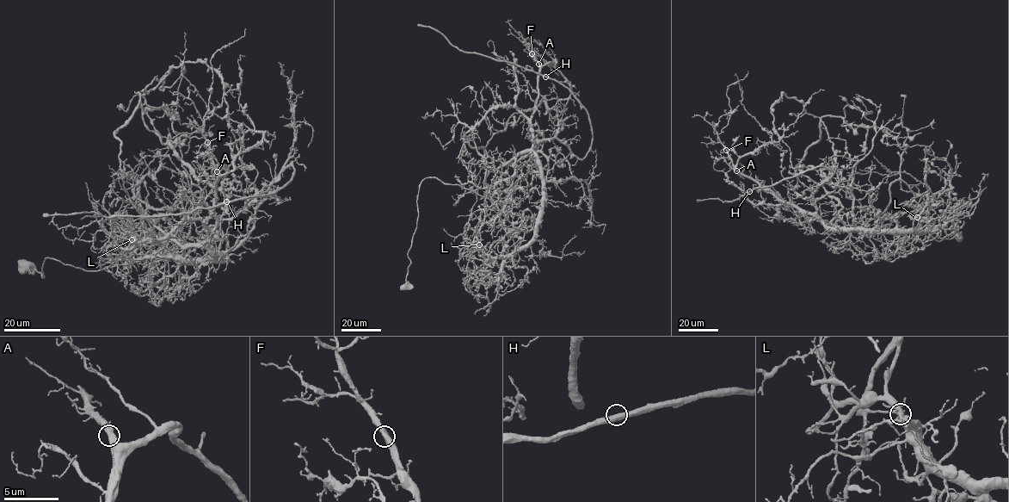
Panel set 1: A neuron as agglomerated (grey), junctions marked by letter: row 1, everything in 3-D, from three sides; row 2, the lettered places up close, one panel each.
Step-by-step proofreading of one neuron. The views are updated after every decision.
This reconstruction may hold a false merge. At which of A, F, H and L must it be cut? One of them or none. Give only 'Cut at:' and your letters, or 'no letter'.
Cut at: L

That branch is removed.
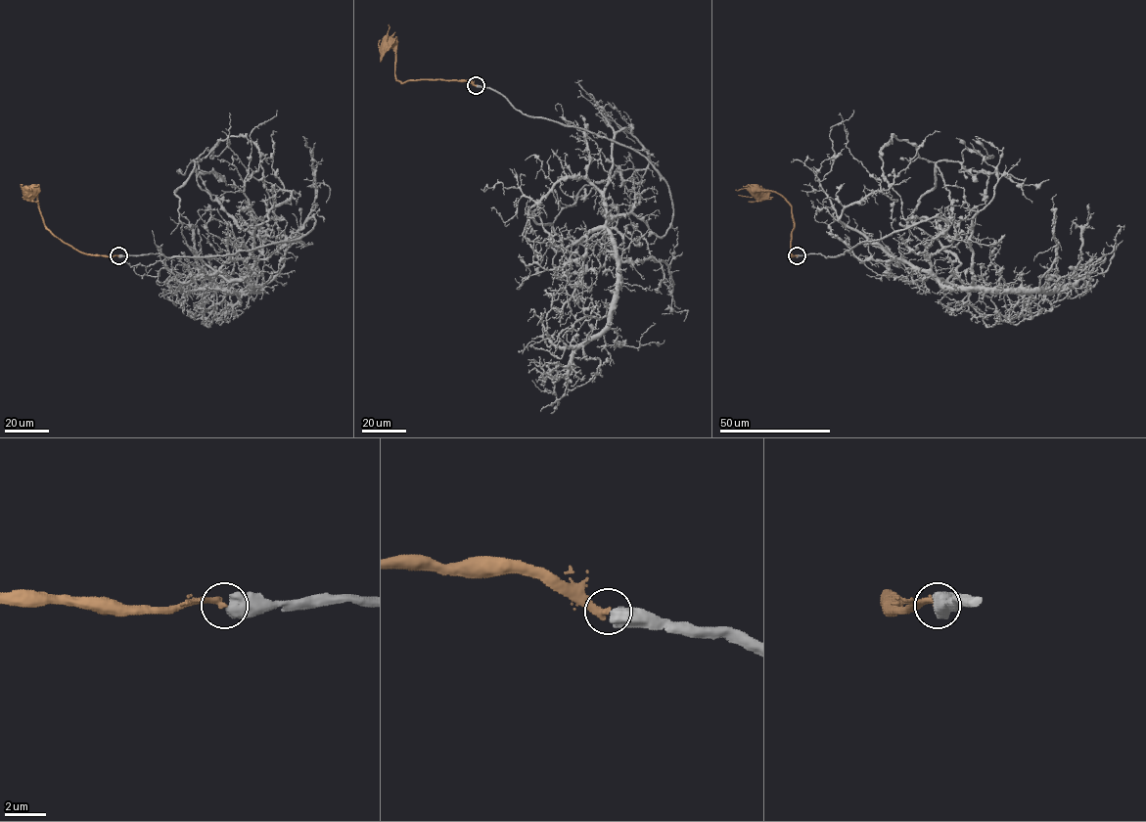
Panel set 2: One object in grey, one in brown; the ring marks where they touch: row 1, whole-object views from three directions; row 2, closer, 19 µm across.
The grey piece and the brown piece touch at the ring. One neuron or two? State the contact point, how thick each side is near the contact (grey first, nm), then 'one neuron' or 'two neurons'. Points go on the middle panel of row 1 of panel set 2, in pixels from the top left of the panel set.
place (476, 85); calibres 750 and 360 nm; one neuron

